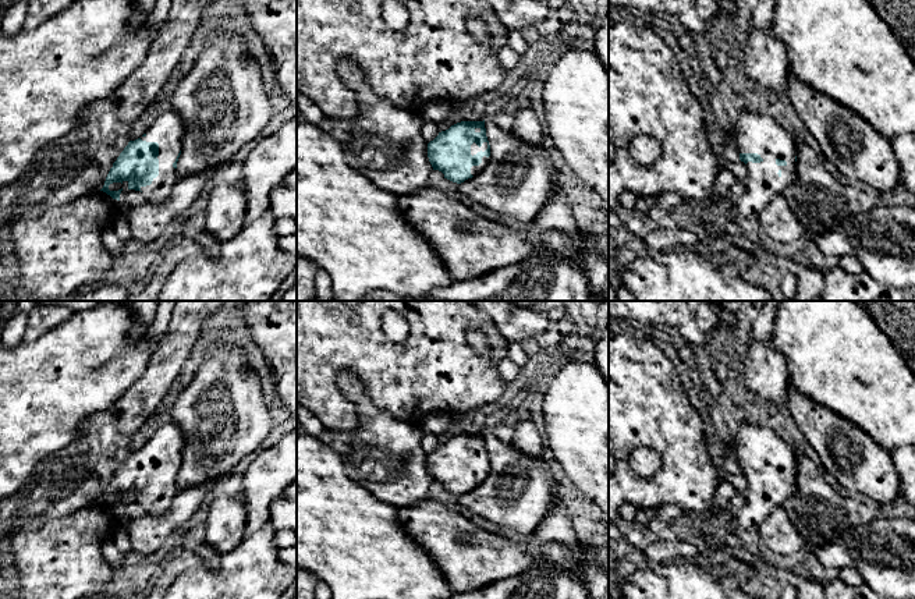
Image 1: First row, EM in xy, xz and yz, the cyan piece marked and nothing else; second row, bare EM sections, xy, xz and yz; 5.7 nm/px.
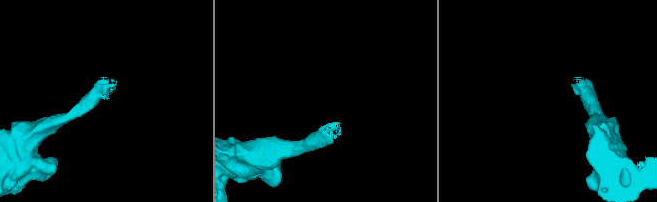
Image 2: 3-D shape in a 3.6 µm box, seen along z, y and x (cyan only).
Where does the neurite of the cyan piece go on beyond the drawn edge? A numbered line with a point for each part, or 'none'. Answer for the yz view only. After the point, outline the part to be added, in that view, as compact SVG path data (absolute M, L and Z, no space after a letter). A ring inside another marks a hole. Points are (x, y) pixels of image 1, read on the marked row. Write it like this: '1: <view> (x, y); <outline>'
1: yz (755, 133); M744 111L734 124L735 141L740 153L758 153L763 160L760 163L748 162L748 181L744 184L745 191L742 196L734 202L733 210L738 212L748 220L758 221L760 212L772 201L776 194L792 181L795 173L795 142L792 137L783 128L783 125L770 113Z

